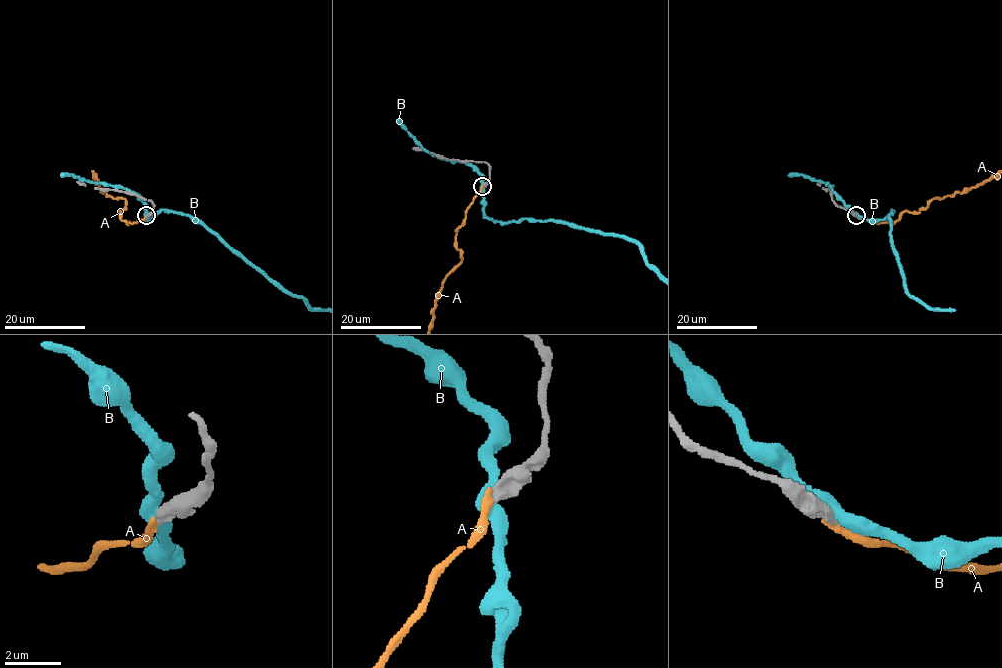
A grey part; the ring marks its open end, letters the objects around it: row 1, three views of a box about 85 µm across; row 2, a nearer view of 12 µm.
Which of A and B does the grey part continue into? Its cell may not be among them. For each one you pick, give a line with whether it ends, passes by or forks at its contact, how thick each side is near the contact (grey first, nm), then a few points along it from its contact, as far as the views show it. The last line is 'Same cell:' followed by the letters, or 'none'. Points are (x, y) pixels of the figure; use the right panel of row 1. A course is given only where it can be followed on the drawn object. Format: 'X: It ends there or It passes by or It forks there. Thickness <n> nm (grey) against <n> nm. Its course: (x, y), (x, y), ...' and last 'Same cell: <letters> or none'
A: It ends there. Thickness 440 nm (grey) against 320 nm
Same cell: A

